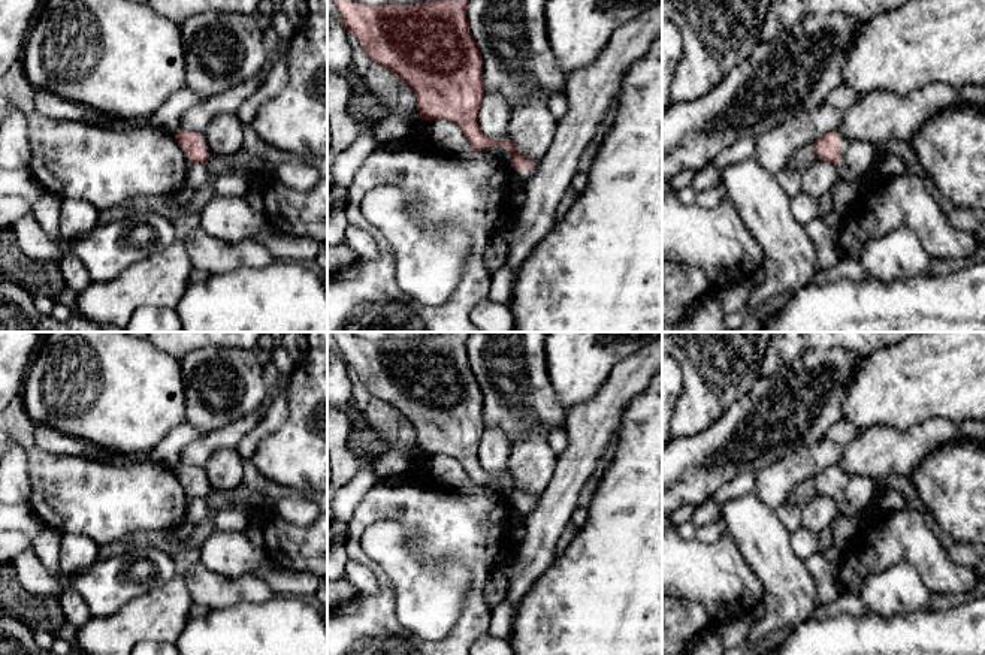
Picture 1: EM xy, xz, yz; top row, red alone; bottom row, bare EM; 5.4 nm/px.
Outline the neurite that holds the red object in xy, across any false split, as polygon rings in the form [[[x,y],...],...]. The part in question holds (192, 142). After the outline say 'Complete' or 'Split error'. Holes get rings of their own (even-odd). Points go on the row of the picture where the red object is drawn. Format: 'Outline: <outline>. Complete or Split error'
Outline: [[[178,129],[175,138],[188,164],[206,163],[212,151],[206,144],[203,133]]]. Split error

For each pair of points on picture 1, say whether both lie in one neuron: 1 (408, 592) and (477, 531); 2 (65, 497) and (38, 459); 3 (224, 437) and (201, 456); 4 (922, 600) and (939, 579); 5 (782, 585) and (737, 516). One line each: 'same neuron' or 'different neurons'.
1: different neurons
2: same neuron
3: same neuron
4: different neurons
5: same neuron

